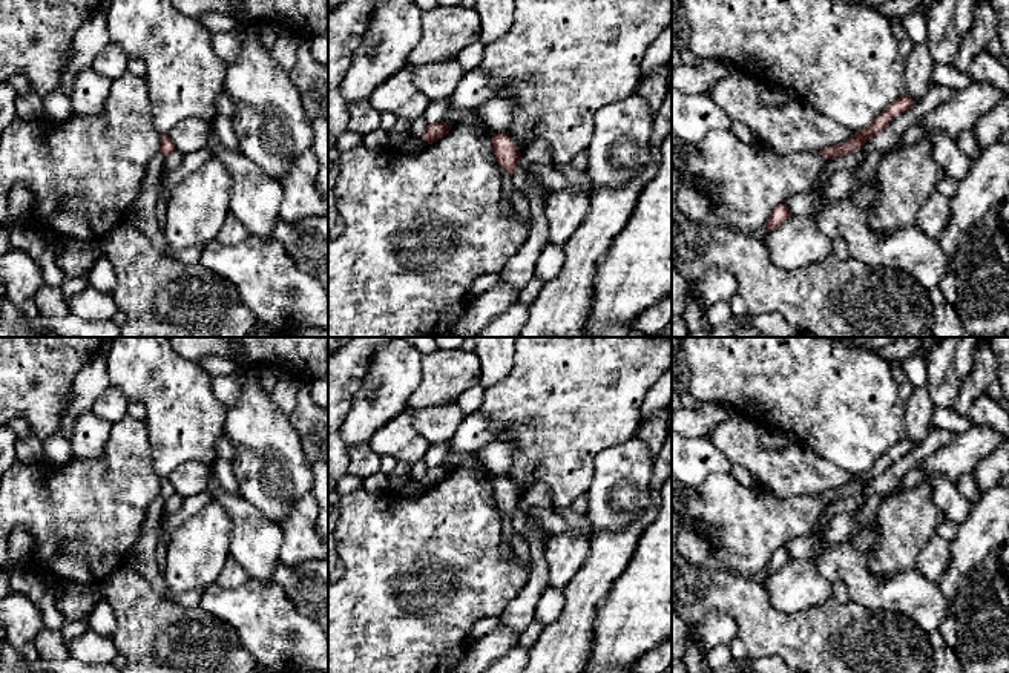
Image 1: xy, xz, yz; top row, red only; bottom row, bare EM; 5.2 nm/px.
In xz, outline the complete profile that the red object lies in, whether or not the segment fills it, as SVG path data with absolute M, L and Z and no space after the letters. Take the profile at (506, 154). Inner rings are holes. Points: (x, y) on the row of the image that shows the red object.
M492 133L492 150L498 166L511 176L520 164L520 150L506 133Z

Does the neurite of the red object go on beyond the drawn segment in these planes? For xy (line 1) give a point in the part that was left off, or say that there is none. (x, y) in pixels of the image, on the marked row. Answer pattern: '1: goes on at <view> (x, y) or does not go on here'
1: does not go on here

